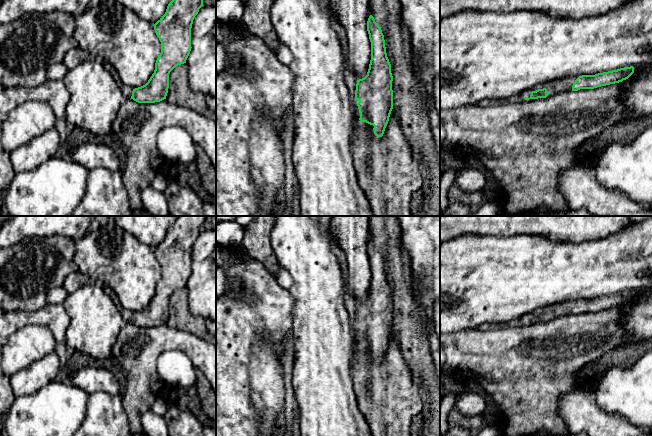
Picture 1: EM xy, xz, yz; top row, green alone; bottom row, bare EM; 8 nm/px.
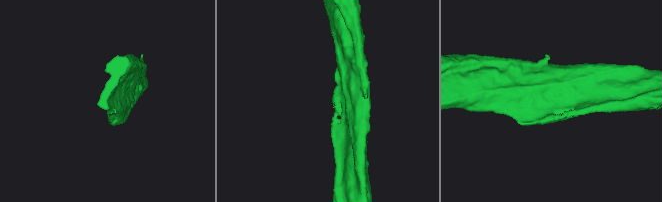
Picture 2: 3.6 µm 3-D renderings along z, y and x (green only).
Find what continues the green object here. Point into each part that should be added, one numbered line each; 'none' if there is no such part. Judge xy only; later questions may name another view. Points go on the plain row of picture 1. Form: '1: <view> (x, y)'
1: xy (126, 314)

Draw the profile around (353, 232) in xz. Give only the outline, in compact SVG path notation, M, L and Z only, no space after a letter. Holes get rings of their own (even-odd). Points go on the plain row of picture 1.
M331 216L339 248L346 257L351 295L357 304L367 299L371 266L367 255L370 216Z

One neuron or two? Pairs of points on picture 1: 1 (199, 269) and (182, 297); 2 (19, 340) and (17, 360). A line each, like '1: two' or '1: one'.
1: two
2: one

